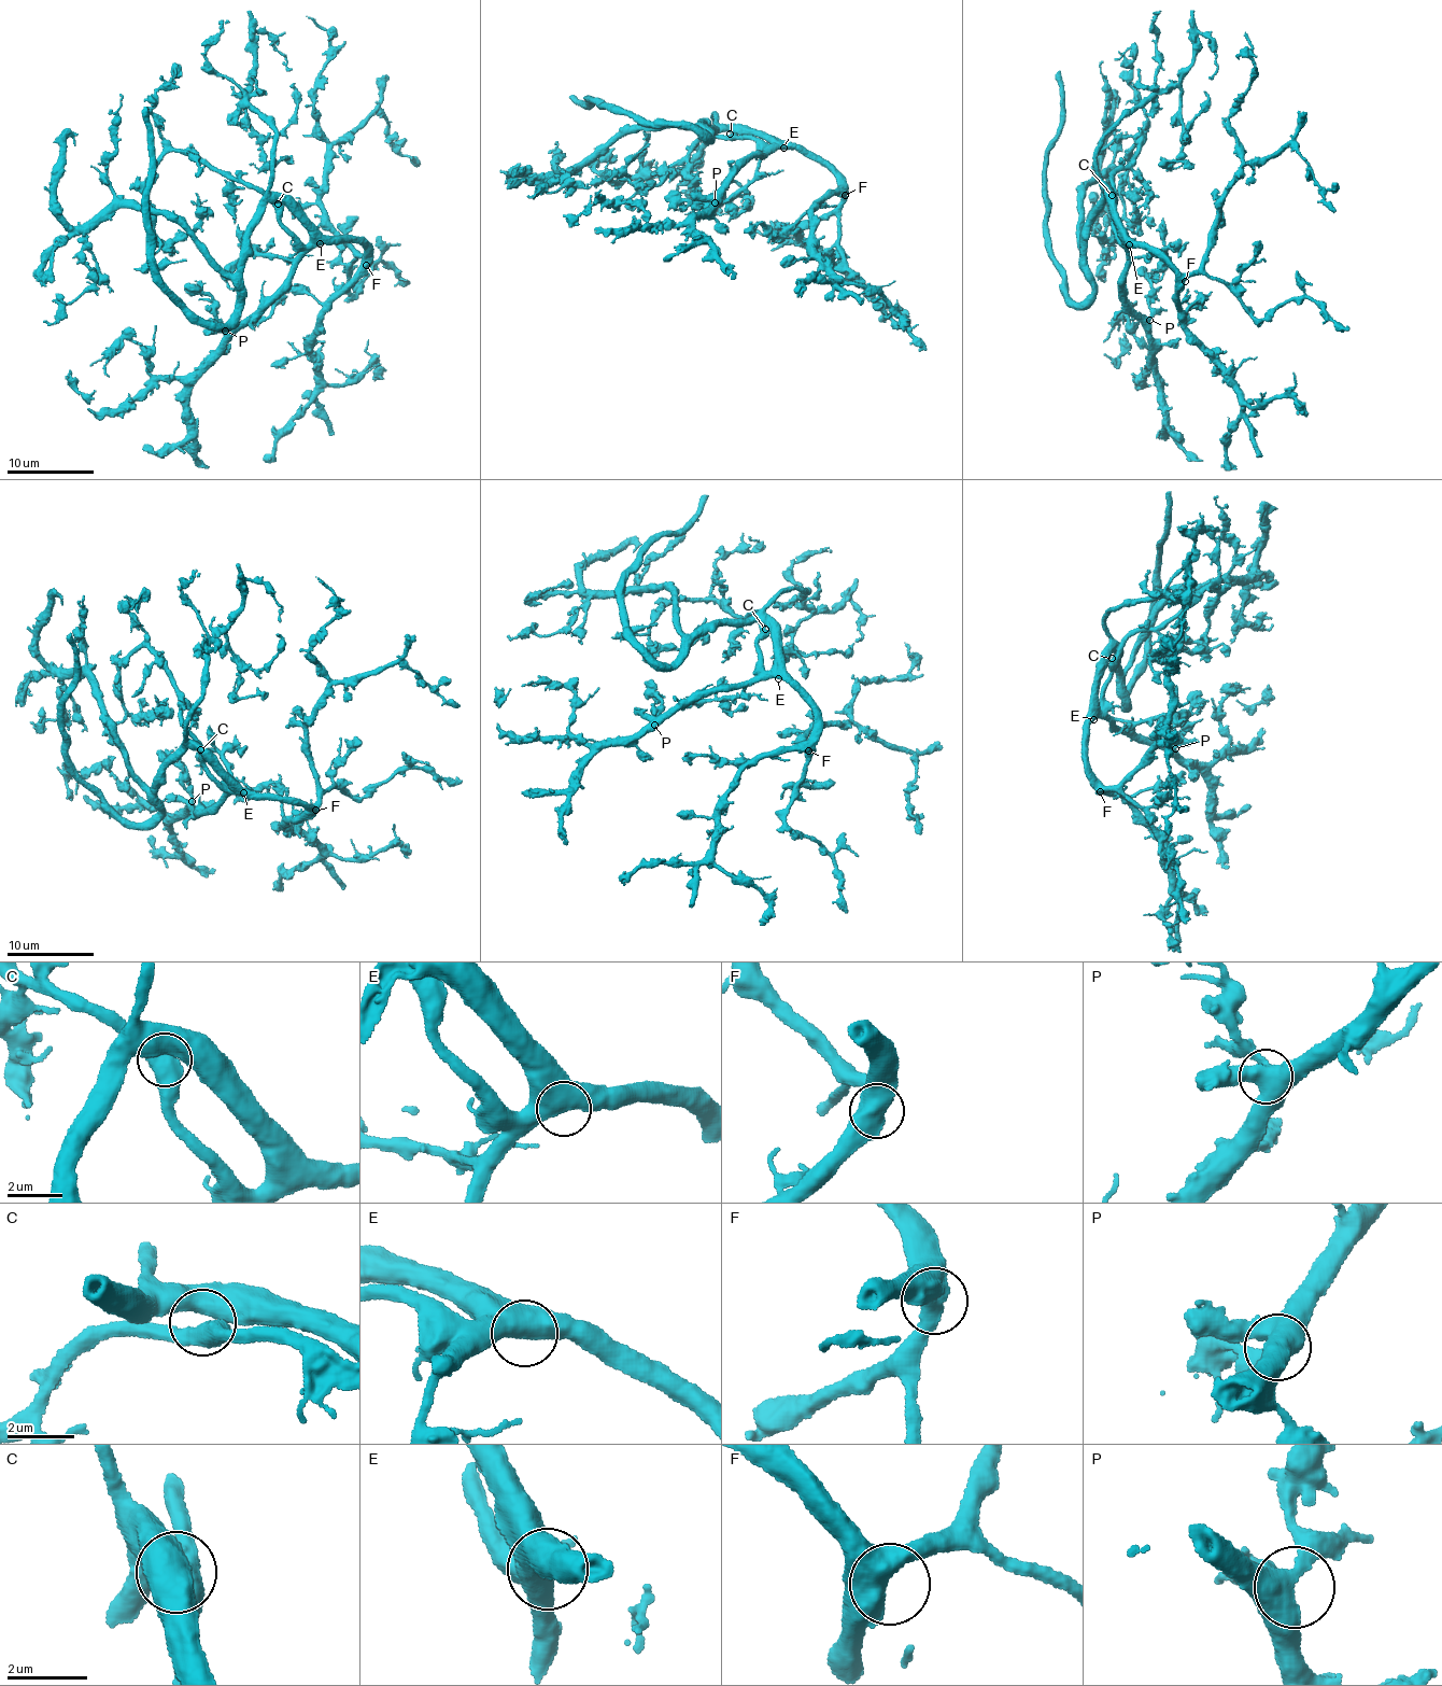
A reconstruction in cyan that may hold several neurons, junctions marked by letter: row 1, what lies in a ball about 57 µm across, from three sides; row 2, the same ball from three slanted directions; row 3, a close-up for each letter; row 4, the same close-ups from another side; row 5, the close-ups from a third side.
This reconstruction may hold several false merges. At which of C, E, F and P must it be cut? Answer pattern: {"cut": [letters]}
{"cut": []}

